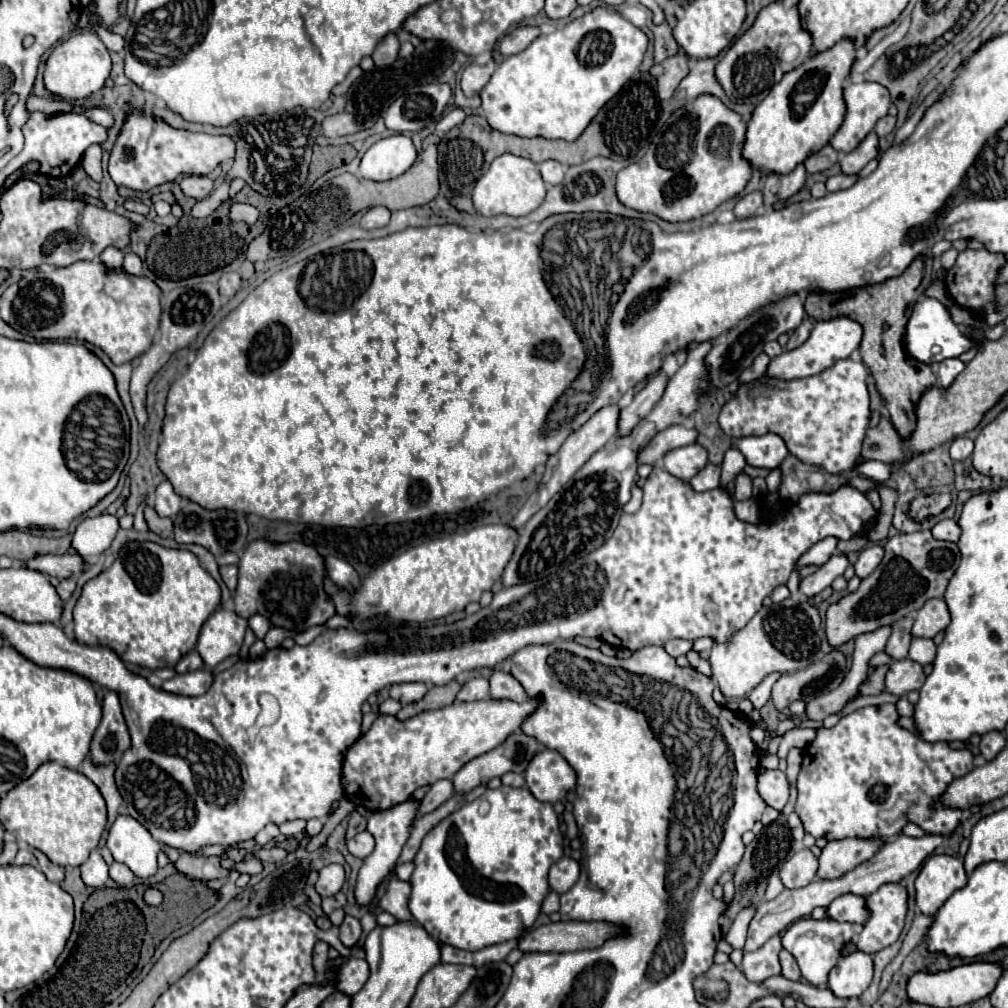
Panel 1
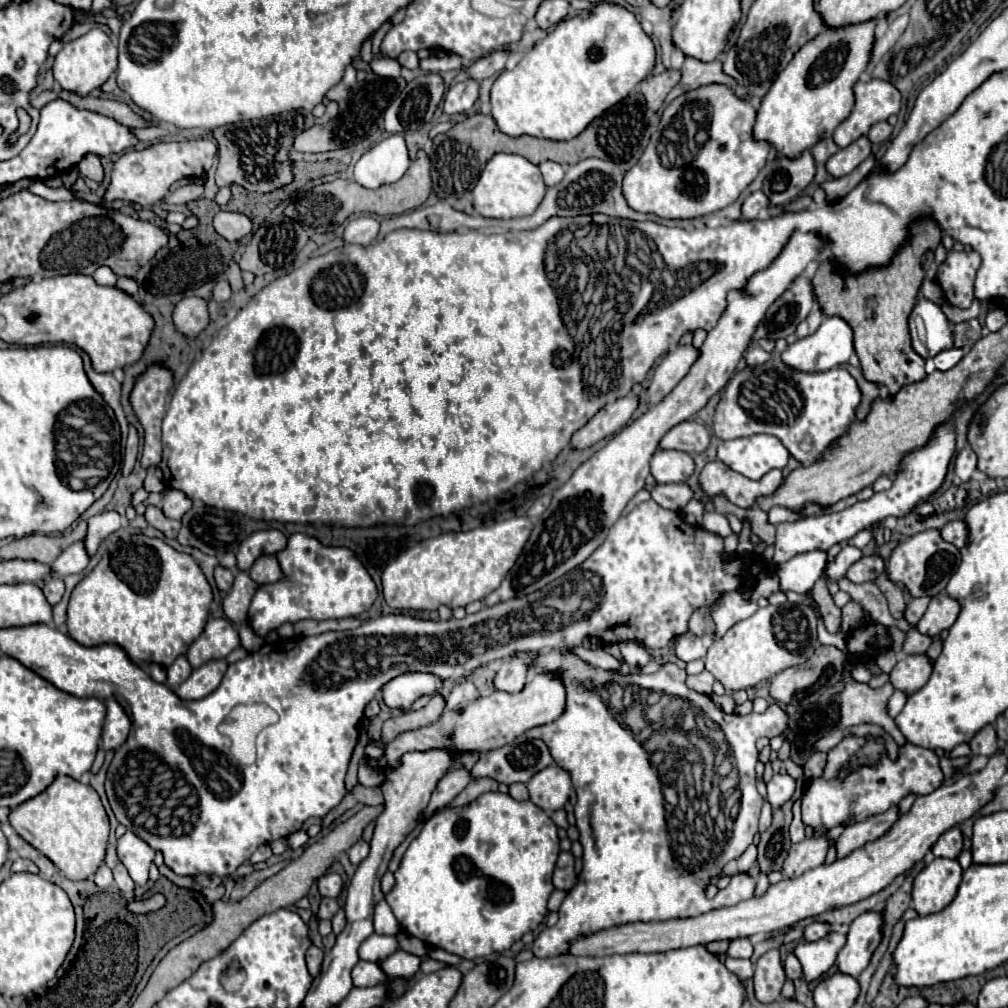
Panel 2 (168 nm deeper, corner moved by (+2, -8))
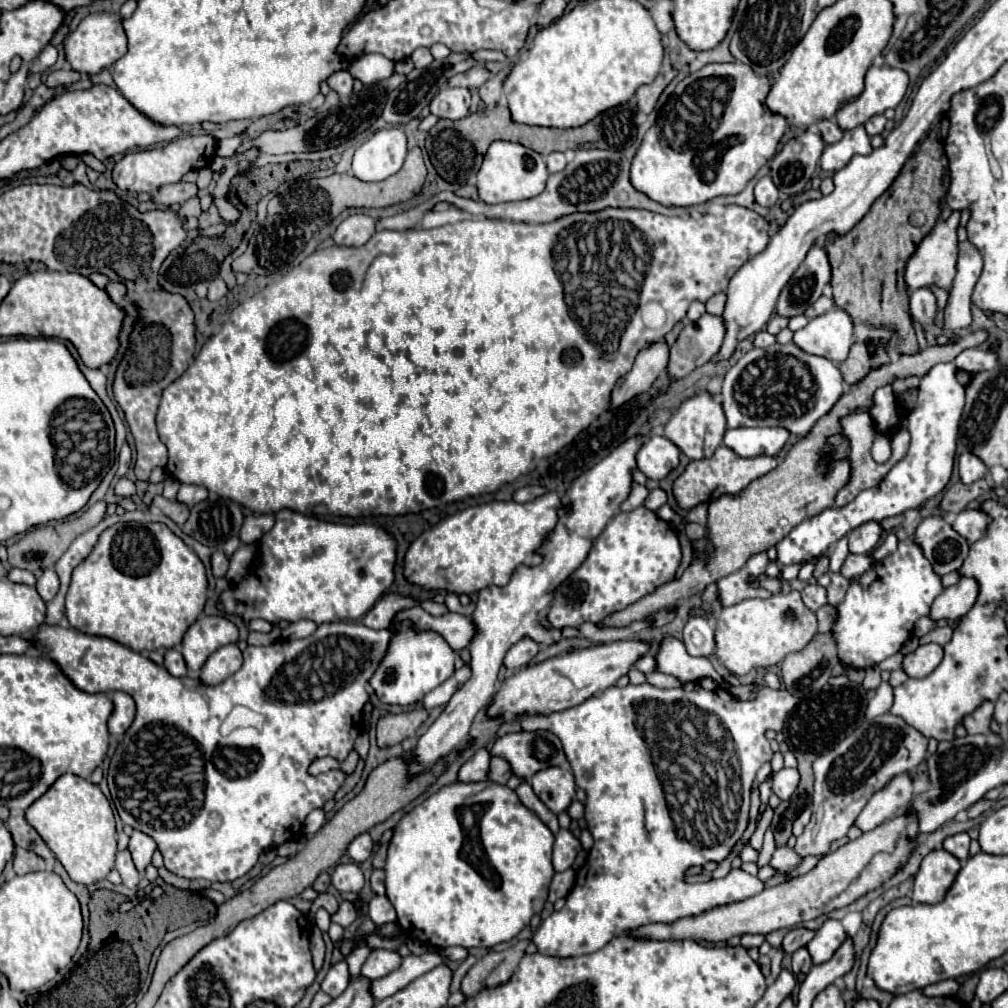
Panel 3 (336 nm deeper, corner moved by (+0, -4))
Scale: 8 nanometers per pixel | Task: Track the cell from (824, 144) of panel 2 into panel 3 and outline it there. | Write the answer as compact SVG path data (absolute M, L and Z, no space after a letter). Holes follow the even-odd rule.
M830 119L830 121L818 121L816 129L818 129L818 133L820 133L820 137L824 139L826 145L838 143L838 141L842 139L842 135L844 135L844 133L840 131L840 127L836 127L836 121L834 121L834 119Z

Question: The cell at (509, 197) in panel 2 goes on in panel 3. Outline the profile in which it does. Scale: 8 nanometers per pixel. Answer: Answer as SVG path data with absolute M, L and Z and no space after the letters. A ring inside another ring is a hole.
M494 141L484 155L484 163L478 171L478 195L484 203L508 203L508 201L524 201L540 195L546 187L548 169L544 157L524 145L508 143L508 141Z

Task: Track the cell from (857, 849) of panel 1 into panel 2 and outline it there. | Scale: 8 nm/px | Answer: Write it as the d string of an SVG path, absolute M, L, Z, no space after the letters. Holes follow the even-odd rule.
M894 805L890 807L890 811L884 811L882 815L872 815L870 819L848 825L836 841L838 859L850 855L854 849L860 849L864 843L882 837L896 823L898 817L900 817L898 805Z

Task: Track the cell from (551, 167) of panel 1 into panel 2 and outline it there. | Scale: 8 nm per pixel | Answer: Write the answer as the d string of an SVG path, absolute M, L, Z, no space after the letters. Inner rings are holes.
M544 161L544 163L540 165L540 171L542 171L544 183L546 183L548 187L558 185L558 183L562 181L562 177L564 177L564 167L562 167L560 163L554 163L554 161Z

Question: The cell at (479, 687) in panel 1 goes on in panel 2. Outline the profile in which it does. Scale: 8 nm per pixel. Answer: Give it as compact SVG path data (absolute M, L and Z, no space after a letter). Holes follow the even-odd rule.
M462 681L462 683L456 683L454 689L446 695L446 709L458 709L470 701L478 699L478 689L472 681Z

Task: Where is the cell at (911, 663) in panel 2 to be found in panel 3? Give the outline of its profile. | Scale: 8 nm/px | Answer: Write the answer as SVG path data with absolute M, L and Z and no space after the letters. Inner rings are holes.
M928 643L928 645L920 645L916 651L908 653L904 657L904 663L902 663L902 669L908 677L926 677L928 673L932 673L940 659L942 659L942 647L936 645L936 643Z

